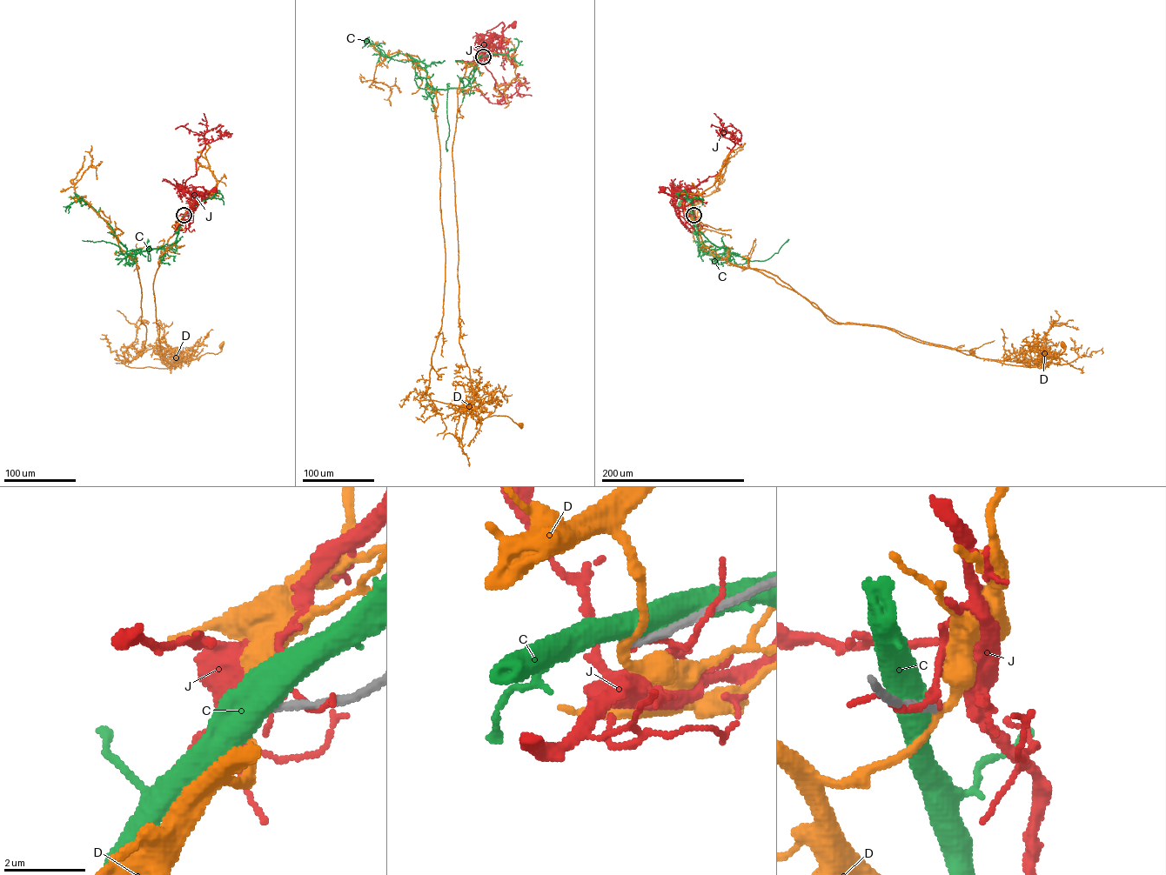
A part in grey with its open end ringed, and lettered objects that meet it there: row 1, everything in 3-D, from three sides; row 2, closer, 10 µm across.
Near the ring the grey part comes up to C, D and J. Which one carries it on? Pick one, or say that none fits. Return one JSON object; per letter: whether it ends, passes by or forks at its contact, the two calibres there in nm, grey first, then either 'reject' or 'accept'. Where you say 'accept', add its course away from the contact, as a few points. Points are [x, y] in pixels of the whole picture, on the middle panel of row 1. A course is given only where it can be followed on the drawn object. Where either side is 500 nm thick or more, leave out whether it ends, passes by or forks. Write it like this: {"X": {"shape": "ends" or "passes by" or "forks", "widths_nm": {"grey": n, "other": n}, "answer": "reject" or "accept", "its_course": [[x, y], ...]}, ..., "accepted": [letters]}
{"C": {"widths_nm": {"grey": 240, "other": 600}, "answer": "reject"}, "D": {"shape": "passes by", "widths_nm": {"grey": 200, "other": 200}, "answer": "reject"}, "J": {"shape": "passes by", "widths_nm": {"grey": 240, "other": 120}, "answer": "reject"}, "accepted": []}

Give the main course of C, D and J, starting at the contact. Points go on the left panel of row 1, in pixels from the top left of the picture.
C: (184, 215), (171, 246), (128, 255), (112, 228), (85, 202), (73, 202), (66, 211)
D: (184, 215), (157, 262), (153, 283), (160, 357), (175, 366), (179, 358), (217, 354), (222, 345)
J: (184, 215), (187, 210), (195, 209), (204, 194), (215, 190), (215, 189)

